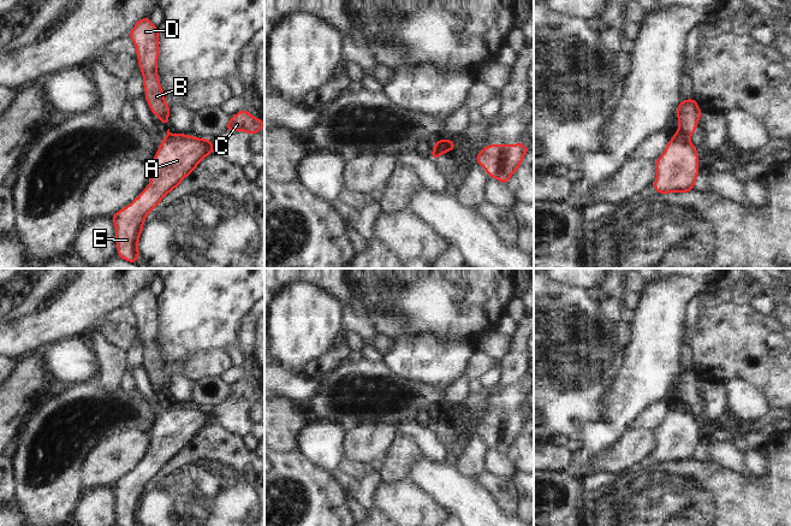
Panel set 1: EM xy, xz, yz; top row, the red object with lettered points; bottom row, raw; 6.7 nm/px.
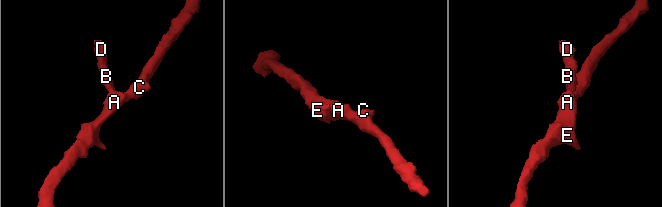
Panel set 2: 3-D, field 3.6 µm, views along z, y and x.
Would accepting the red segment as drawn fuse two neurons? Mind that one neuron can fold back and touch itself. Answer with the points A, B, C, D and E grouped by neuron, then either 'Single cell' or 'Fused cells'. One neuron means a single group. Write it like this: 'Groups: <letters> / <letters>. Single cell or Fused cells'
Groups: A C E / B D. Fused cells

